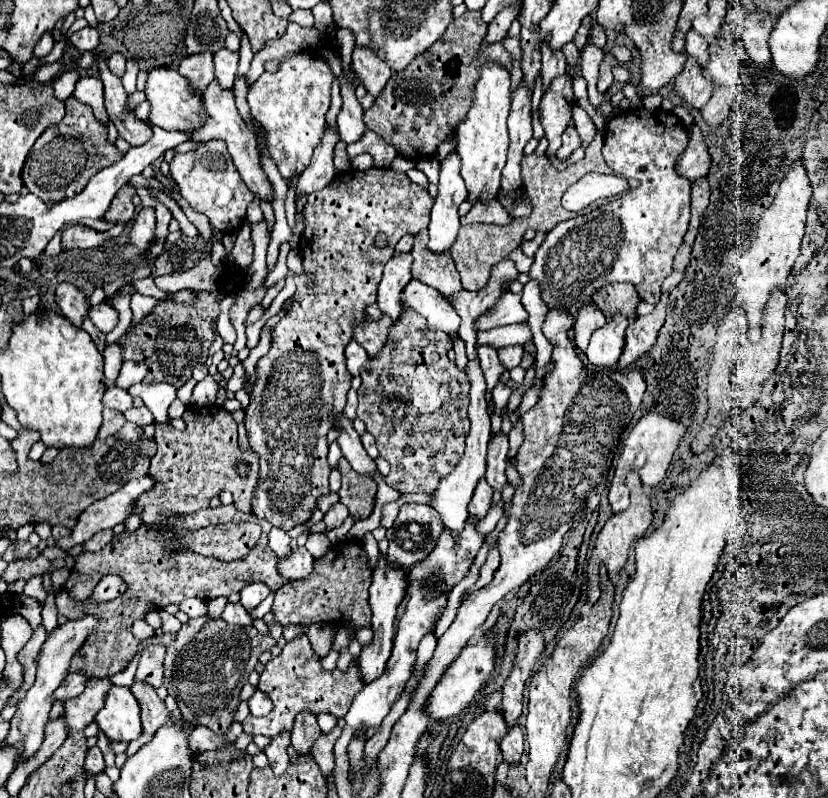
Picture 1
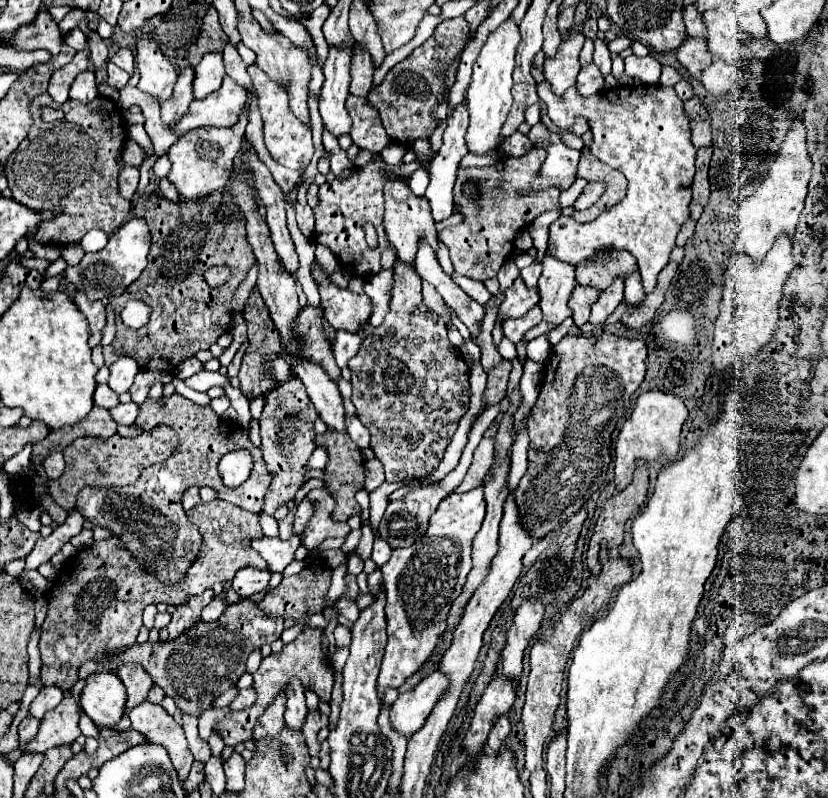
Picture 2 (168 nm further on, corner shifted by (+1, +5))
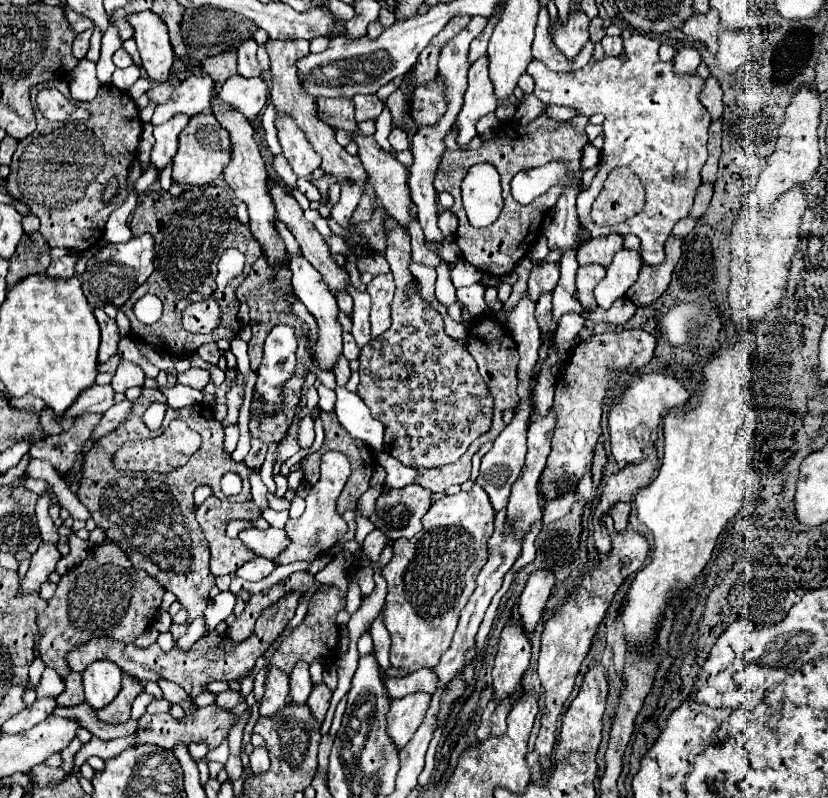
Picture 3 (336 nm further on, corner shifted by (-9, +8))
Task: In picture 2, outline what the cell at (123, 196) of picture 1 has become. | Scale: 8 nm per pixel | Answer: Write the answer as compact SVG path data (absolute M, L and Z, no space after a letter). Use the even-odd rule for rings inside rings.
M98 97L86 105L70 99L62 105L62 111L64 111L64 119L52 123L44 123L42 119L34 117L28 137L20 143L20 147L8 157L4 165L8 187L12 189L12 197L16 197L16 201L32 209L40 209L40 207L48 209L48 207L56 207L56 203L64 203L64 207L68 207L64 215L56 217L54 221L46 221L38 227L34 239L44 245L78 243L90 229L102 229L104 233L110 235L128 219L132 209L132 203L120 195L118 169L116 169L116 155L124 147L124 133L126 133L122 121L122 109L106 97Z

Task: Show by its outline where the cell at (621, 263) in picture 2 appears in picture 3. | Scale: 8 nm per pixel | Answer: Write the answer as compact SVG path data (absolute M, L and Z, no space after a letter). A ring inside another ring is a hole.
M608 234L608 236L598 236L598 238L590 238L586 242L580 244L578 248L578 264L610 264L614 252L618 252L618 248L622 248L624 238L618 234Z

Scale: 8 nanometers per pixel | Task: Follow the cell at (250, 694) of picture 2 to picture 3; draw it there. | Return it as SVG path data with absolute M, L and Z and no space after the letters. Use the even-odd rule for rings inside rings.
M232 690L220 692L220 694L216 694L216 698L214 698L214 706L220 708L220 710L230 710L230 708L234 708L238 702L240 702L240 692L232 692Z

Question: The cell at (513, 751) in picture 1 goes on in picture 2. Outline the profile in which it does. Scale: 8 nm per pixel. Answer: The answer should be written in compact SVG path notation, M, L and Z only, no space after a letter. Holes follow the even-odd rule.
M502 715L496 719L496 723L488 735L488 747L494 751L500 751L504 747L504 741L508 735L510 735L510 721L506 715Z

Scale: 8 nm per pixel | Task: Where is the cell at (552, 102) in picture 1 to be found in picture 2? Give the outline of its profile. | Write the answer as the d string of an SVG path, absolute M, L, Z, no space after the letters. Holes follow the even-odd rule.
M572 29L570 35L562 41L556 57L544 61L544 77L550 83L554 95L564 95L566 89L576 83L576 75L580 71L578 57L582 43L584 35L578 29Z

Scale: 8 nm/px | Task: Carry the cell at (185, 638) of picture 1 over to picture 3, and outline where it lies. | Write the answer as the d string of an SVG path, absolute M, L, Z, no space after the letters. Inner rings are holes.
M142 388L140 398L132 402L130 416L108 436L104 436L98 444L90 448L90 452L84 456L84 476L80 482L78 498L80 502L90 510L92 520L98 528L104 530L106 538L120 546L120 550L130 558L134 568L146 570L152 578L156 578L166 590L174 592L178 602L188 610L188 622L202 616L208 606L208 592L214 586L214 574L208 568L210 552L208 542L198 528L196 516L190 514L192 504L192 492L200 484L208 484L216 498L222 498L220 480L226 472L238 472L242 476L242 490L236 496L230 496L234 502L246 502L250 500L250 484L248 484L248 472L260 472L260 468L248 468L243 461L236 462L230 454L224 454L222 440L224 430L222 424L214 420L212 410L208 406L196 404L192 408L168 408L164 418L180 418L186 420L190 428L194 428L202 436L200 450L190 458L190 464L176 468L168 474L144 474L144 472L118 472L112 464L114 452L125 442L154 438L161 434L167 426L164 419L162 427L157 431L149 430L142 421L144 410L152 402L166 404L166 396L158 388ZM204 456L204 458L200 458ZM184 512L184 514L182 514Z

